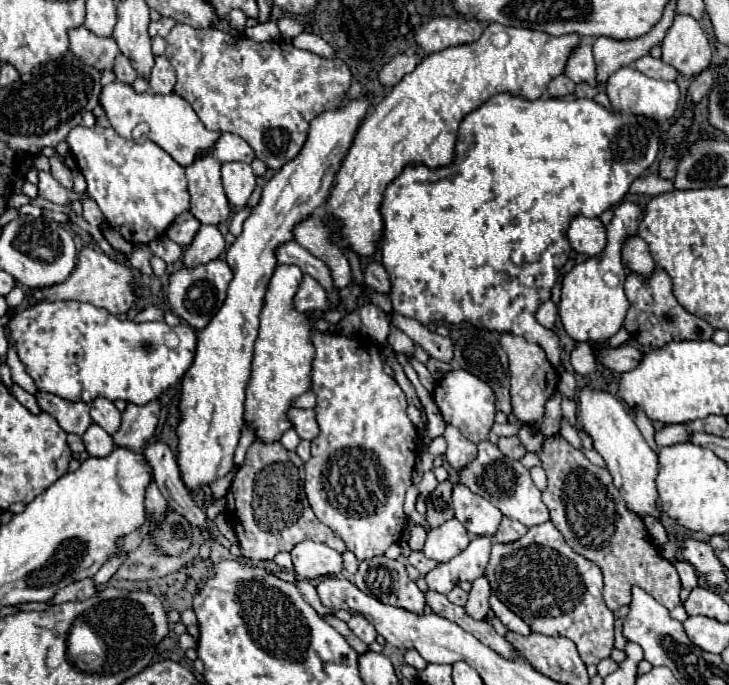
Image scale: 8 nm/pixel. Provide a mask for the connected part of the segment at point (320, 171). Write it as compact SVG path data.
M352 100L348 106L324 112L310 124L308 140L300 154L278 170L262 190L260 204L244 222L242 234L228 248L226 260L234 272L228 296L210 324L198 332L196 358L182 378L178 420L178 466L190 492L226 476L232 470L234 450L244 426L244 390L252 368L258 316L264 306L266 286L276 268L274 248L292 240L294 226L326 202L336 172L352 146L354 134L368 110L368 100Z

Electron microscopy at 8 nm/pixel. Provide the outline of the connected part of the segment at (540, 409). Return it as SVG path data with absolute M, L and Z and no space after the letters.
M504 334L500 338L500 346L508 354L510 360L510 396L512 396L512 414L520 424L540 424L544 420L546 402L556 392L558 372L546 360L544 350L538 344L530 344L520 336Z

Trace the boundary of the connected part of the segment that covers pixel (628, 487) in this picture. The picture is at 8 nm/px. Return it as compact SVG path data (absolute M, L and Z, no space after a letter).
M588 386L580 390L578 414L582 420L582 428L586 430L586 434L590 434L590 438L594 442L594 448L606 460L608 472L612 474L616 488L620 488L626 506L640 516L654 514L656 518L660 518L660 512L656 508L656 500L658 500L658 492L656 492L658 456L646 444L644 436L640 434L638 426L634 424L634 416L610 392L592 390Z

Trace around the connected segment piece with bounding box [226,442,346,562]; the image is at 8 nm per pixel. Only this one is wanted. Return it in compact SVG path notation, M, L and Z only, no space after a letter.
M280 442L250 444L246 460L238 468L226 500L226 516L240 540L244 558L266 562L278 552L290 552L302 540L324 542L338 552L346 552L344 540L322 524L308 504L304 492L304 462L296 452L286 450Z

